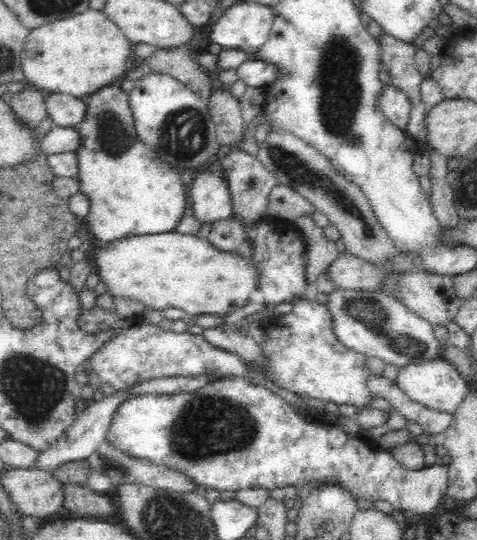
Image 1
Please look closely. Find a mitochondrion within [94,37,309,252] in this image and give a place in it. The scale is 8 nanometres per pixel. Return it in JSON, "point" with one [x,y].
{"point":[183,133]}

